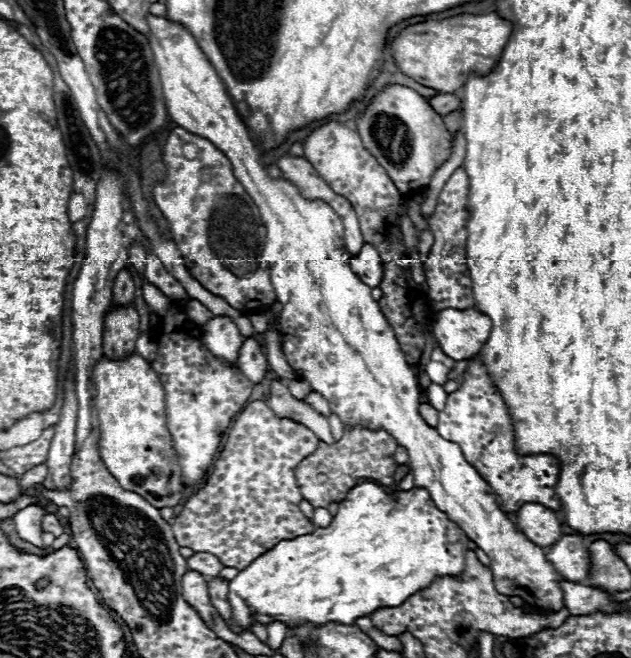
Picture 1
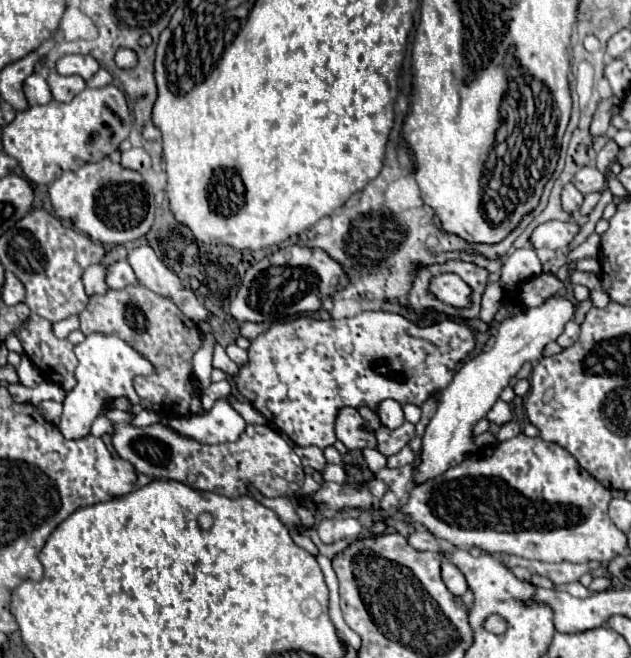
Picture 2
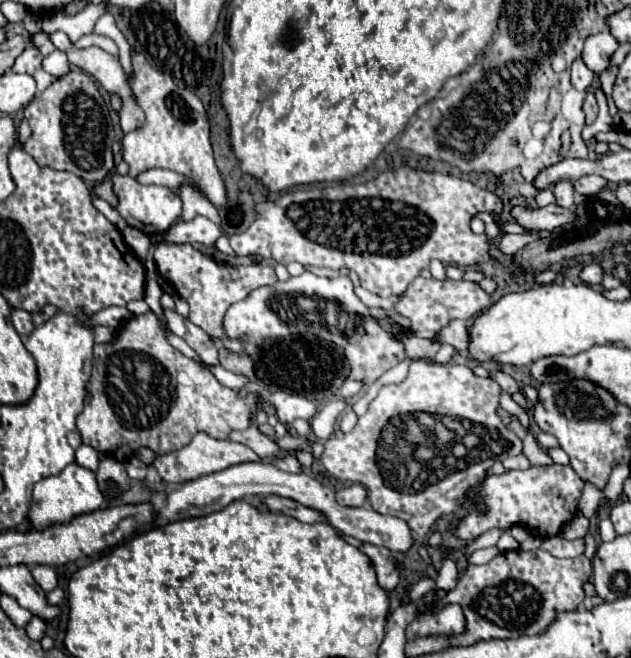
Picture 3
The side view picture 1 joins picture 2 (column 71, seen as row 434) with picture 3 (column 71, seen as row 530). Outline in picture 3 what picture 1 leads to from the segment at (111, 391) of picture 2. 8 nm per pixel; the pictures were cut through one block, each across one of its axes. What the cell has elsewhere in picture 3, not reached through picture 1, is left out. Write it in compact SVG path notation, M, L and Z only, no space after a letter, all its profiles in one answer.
M70 464L60 474L48 476L48 478L44 478L44 482L38 482L34 486L32 504L30 504L30 512L28 512L28 524L36 532L40 532L52 524L66 524L80 514L88 514L88 512L102 508L104 500L106 498L96 484L96 474L88 472L86 468L80 468L76 464Z

